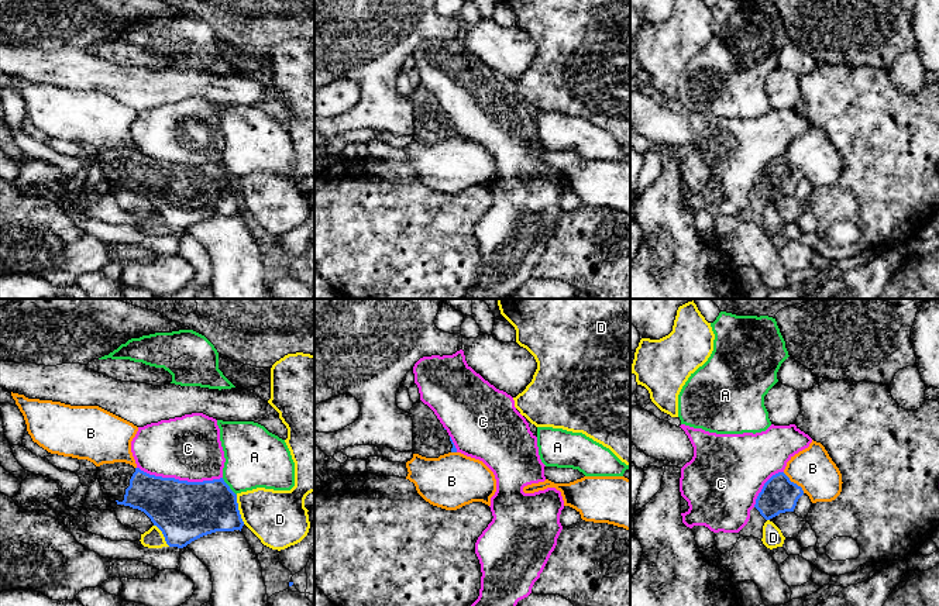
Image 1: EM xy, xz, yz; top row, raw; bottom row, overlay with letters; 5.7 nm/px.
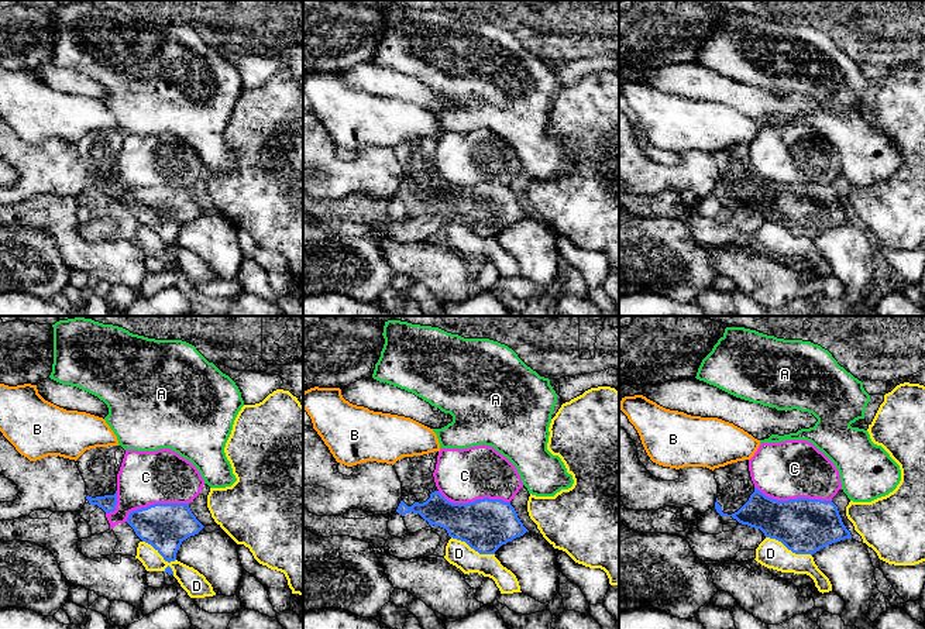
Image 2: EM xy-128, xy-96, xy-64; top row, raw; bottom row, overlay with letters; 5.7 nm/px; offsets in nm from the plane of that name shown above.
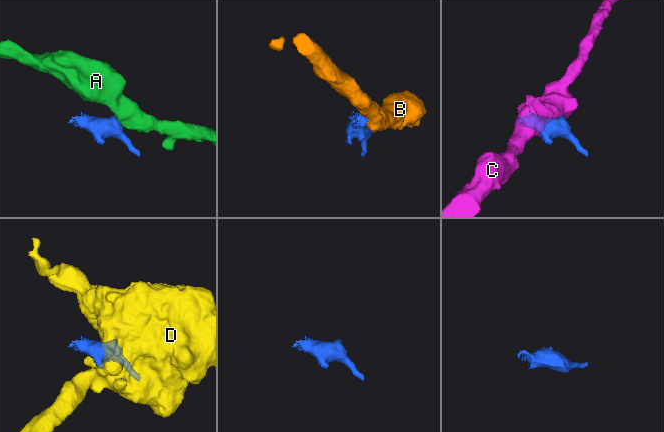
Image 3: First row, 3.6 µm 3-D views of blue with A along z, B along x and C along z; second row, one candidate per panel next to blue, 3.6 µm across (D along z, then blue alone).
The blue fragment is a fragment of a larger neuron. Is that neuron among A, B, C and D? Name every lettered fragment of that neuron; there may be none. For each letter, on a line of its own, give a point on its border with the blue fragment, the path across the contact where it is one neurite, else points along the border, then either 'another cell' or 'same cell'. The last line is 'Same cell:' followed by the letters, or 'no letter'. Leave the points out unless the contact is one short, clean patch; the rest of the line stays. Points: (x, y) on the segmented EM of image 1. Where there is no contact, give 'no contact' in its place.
A: xy (229, 486) | along xy (222, 478), (236, 495) | another cell
B: yz (793, 482) | another cell
C: xy (178, 479) | another cell
D: xy (237, 509) | another cell
Same cell: no letter

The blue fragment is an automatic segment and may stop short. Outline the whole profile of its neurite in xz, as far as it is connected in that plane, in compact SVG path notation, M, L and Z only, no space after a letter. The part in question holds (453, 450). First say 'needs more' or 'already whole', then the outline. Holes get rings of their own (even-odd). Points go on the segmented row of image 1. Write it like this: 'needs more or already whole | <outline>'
needs more | M420 399L409 412L413 420L413 452L426 458L438 458L457 448L434 412Z

